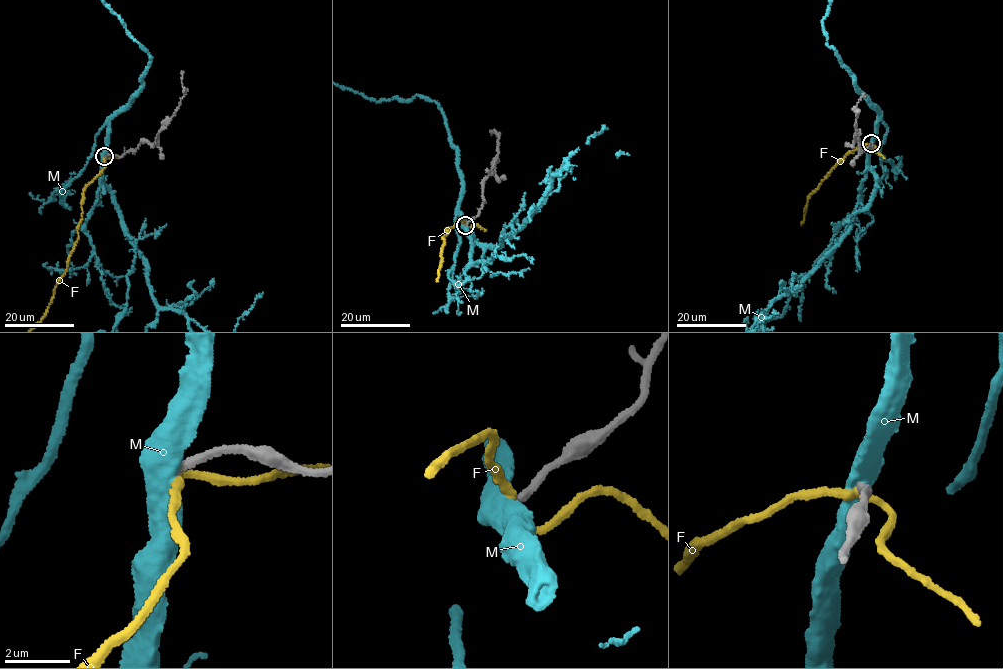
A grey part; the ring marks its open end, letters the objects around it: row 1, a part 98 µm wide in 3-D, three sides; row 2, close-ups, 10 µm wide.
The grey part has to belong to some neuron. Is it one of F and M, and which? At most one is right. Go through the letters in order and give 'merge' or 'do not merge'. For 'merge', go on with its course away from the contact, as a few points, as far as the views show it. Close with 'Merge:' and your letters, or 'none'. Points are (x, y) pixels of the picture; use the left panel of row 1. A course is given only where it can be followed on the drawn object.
F: do not merge
M: do not merge
Merge: none

